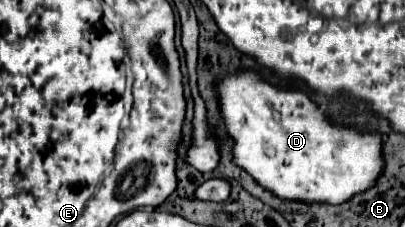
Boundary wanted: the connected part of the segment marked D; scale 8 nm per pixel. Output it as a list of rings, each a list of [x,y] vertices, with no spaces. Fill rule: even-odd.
[[[235,73],[219,83],[219,107],[235,141],[235,163],[277,197],[337,205],[373,187],[383,169],[381,139],[331,125],[305,91],[273,87],[257,73]]]

